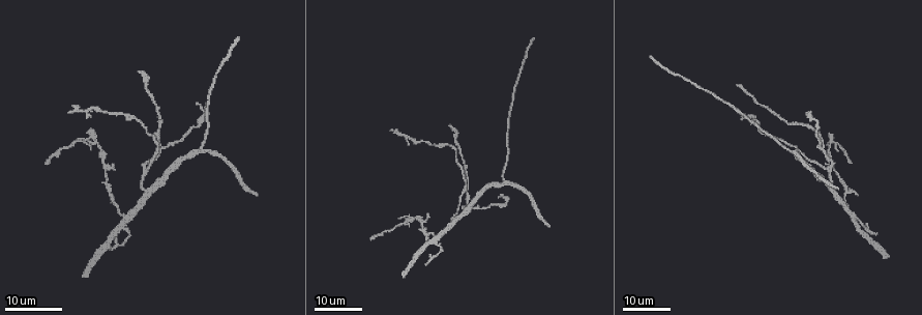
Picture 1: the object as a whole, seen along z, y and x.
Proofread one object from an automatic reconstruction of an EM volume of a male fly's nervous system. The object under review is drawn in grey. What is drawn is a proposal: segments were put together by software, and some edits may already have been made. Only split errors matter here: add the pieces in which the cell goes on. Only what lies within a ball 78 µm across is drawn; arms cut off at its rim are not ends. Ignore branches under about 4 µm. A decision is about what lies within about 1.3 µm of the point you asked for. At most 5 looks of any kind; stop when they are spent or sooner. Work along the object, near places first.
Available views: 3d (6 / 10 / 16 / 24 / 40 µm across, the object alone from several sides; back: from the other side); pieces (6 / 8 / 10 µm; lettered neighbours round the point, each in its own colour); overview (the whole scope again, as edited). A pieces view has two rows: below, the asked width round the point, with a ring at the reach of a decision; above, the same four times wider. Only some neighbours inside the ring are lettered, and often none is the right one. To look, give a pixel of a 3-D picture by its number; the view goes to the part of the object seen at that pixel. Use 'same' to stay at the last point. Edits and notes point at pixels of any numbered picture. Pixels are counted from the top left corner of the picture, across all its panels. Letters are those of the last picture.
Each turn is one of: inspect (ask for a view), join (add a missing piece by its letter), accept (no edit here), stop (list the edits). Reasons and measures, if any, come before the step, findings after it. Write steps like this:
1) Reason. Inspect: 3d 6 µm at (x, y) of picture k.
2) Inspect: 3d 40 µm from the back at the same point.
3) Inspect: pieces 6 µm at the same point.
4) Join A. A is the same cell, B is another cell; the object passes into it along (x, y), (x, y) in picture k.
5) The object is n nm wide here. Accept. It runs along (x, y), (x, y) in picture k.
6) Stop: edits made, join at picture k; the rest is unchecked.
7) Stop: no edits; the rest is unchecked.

Free end. Inspect: 3d 16 µm at (255, 196) of picture 1.

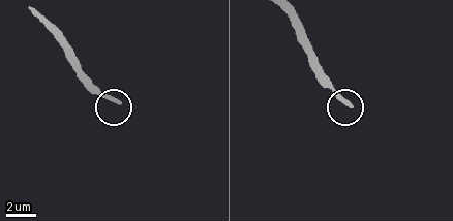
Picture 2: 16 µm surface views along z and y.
Inspect: pieces 6 µm at (348, 104) of picture 2.

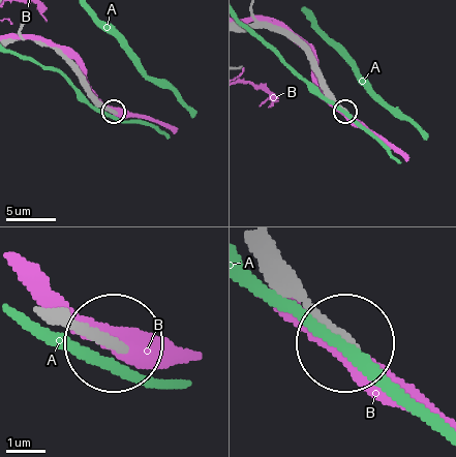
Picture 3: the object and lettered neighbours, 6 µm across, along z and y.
Accept. A and B are other cells; none of them fits.

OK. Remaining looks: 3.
Long arm stops here. Inspect: 3d 24 µm at (197, 104) of picture 1.

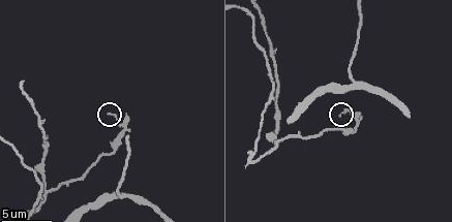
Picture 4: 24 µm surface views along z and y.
What lies round it. Inspect: pieces 8 µm at (108, 113) of picture 4.

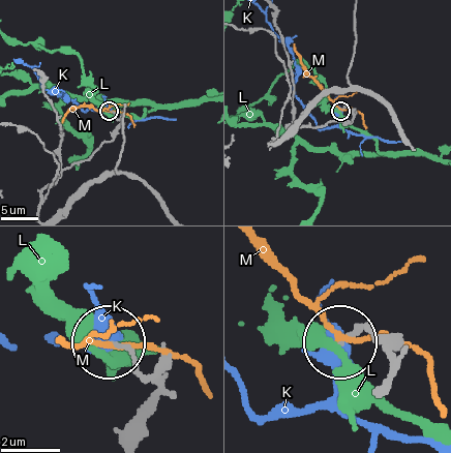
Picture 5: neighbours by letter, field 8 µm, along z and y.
Accept. K, L and M are other cells; it runs along (390, 373), (390, 359), (373, 331), (343, 341) in picture 5; no lettered piece goes on from it.

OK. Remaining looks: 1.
Stop: no edits; the rest is unchecked.

